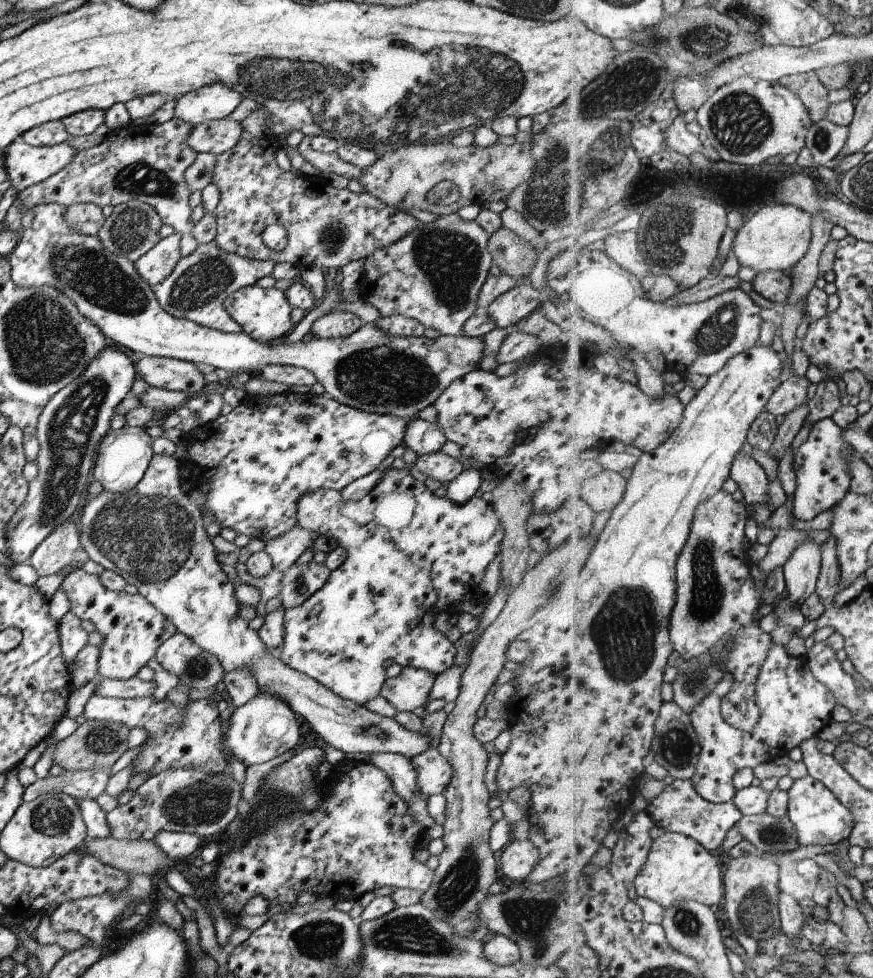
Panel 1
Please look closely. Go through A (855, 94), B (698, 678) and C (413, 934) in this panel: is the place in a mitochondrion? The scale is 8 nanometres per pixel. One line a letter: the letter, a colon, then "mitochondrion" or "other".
A: other
B: mitochondrion
C: mitochondrion

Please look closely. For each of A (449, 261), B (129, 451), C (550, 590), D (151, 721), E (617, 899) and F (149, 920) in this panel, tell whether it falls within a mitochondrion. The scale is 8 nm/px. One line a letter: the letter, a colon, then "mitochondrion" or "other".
A: mitochondrion
B: other
C: mitochondrion
D: other
E: other
F: other

